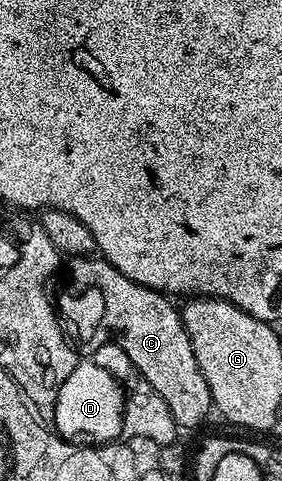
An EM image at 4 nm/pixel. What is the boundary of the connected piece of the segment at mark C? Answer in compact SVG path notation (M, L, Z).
M89 256L87 258L72 258L72 282L68 282L60 290L60 299L55 299L54 305L58 311L59 317L65 323L72 322L72 326L76 329L76 334L82 341L88 342L91 338L96 338L100 334L100 329L104 326L104 321L108 318L108 326L112 329L112 340L110 340L113 347L120 347L125 350L126 355L133 361L134 368L141 373L142 377L149 381L150 387L154 388L154 392L158 396L162 396L162 400L166 400L166 408L170 408L170 416L174 416L177 427L181 431L192 430L195 426L200 426L208 418L208 413L213 413L214 407L212 404L212 397L210 396L210 388L206 384L206 376L202 376L202 372L198 368L198 360L194 360L194 348L190 348L190 336L184 327L184 319L181 311L172 307L173 299L165 296L161 291L151 290L149 286L140 286L134 280L130 280L126 276L122 276L122 272L118 272L118 268L111 266L103 256Z

